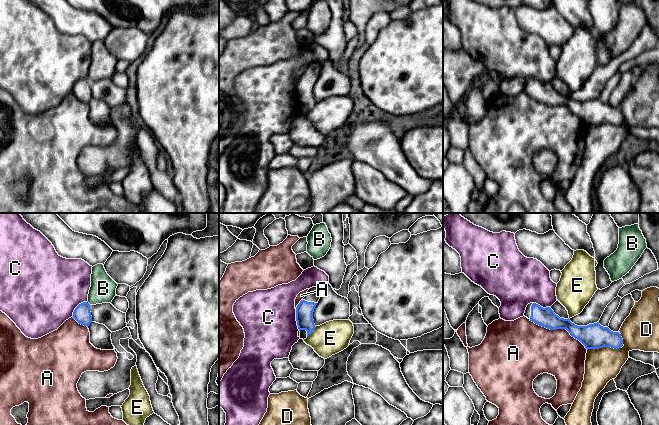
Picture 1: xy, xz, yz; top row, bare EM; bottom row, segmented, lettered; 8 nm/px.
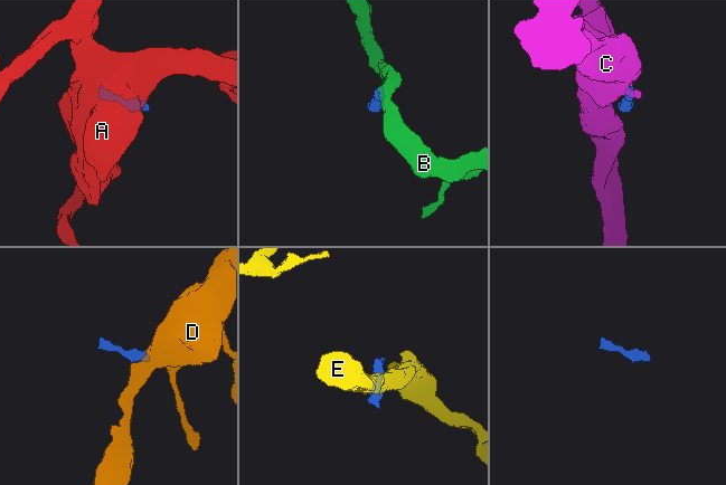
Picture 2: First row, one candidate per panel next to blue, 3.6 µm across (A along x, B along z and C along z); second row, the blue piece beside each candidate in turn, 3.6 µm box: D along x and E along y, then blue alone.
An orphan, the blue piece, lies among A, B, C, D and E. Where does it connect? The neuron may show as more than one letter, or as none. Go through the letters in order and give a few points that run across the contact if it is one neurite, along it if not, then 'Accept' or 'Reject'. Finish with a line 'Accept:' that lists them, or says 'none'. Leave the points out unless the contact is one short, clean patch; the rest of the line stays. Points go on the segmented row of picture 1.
A: Reject
B: Line: xy (87, 301), (90, 304). Reject
C: Line: xz (295, 309), (295, 320), (299, 330). Reject
D: Line: yz (620, 347), (599, 347), (587, 350). Reject
E: Line: xz (316, 326), (307, 337). Reject
Accept: none

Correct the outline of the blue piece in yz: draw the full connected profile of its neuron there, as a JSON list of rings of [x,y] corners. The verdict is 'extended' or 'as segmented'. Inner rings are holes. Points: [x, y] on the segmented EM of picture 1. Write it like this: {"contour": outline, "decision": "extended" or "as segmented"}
{"contour": [[[530,303],[526,307],[524,316],[535,324],[550,330],[566,329],[587,350],[603,347],[619,349],[624,346],[620,332],[613,332],[608,327],[601,326],[599,322],[577,326],[569,318],[560,318],[550,307],[543,308],[536,303]]], "decision": "extended"}

